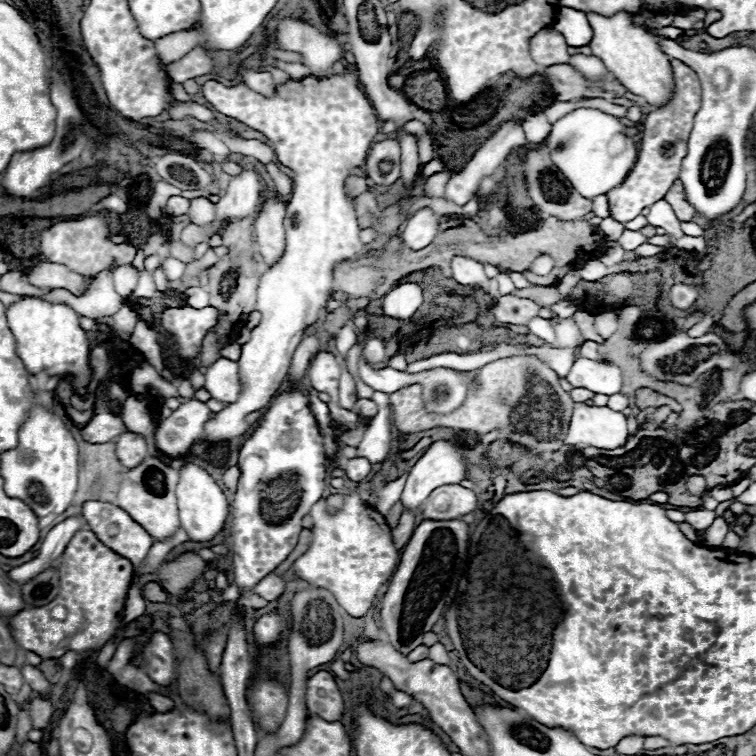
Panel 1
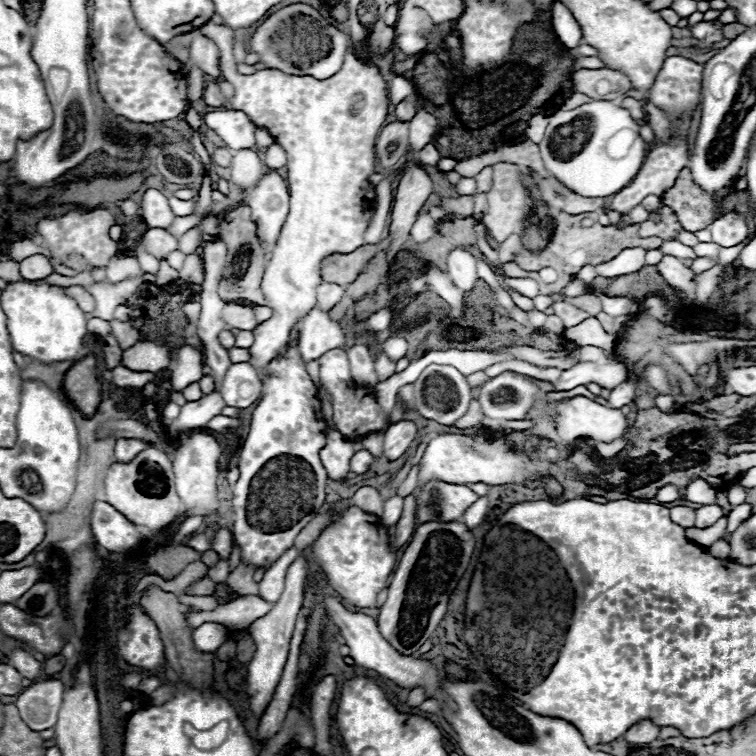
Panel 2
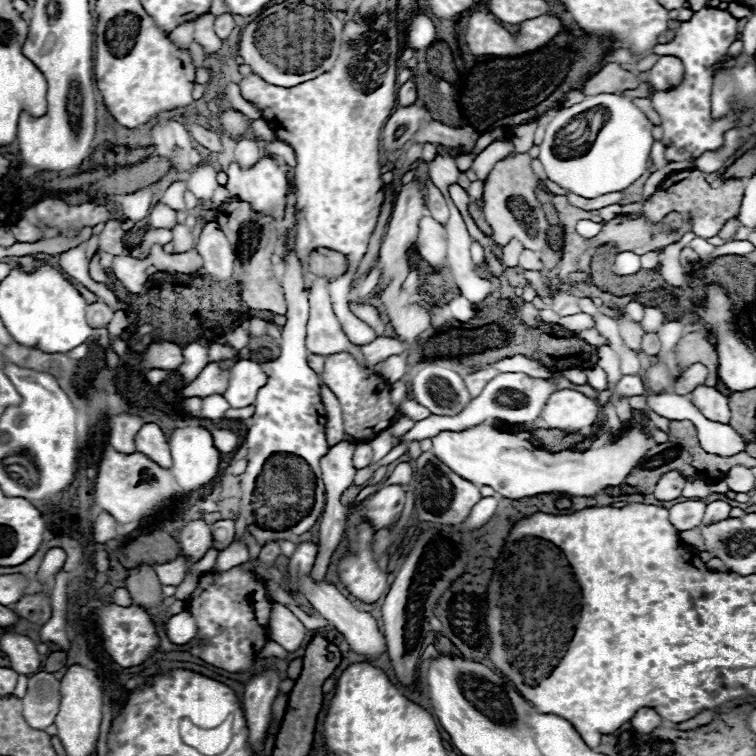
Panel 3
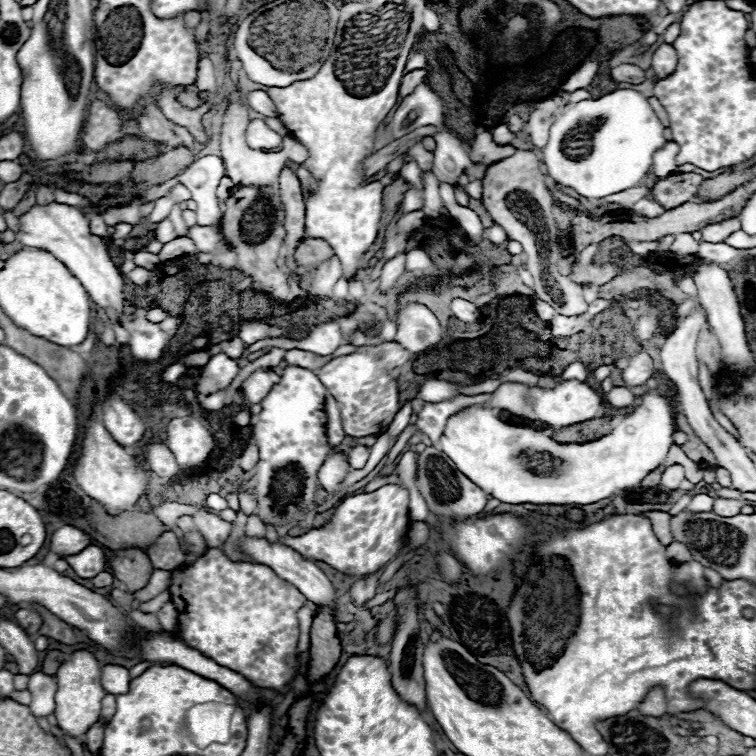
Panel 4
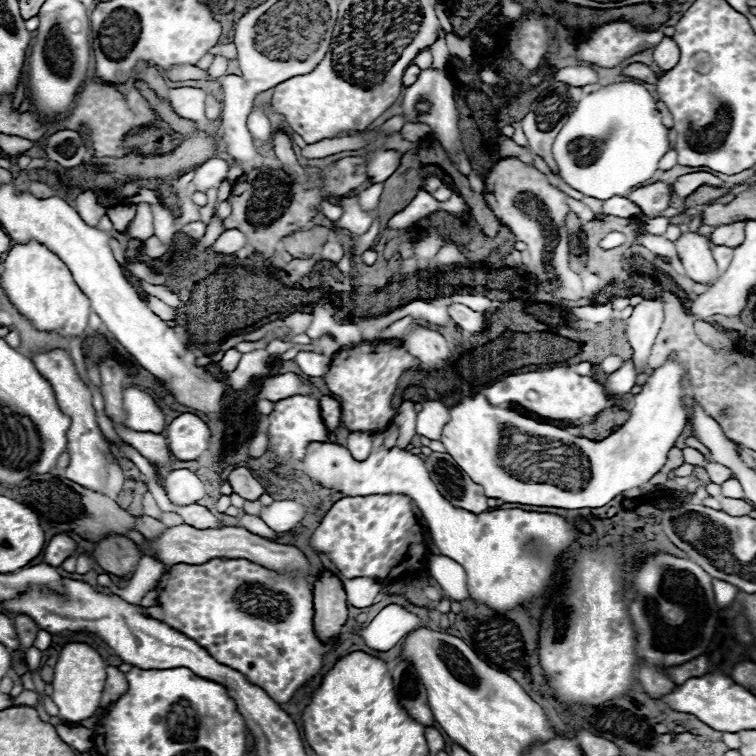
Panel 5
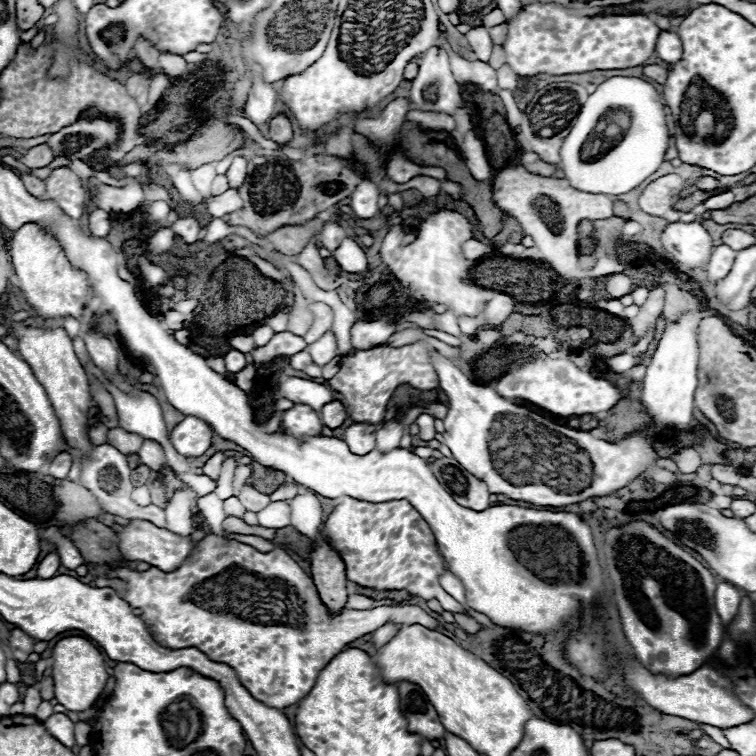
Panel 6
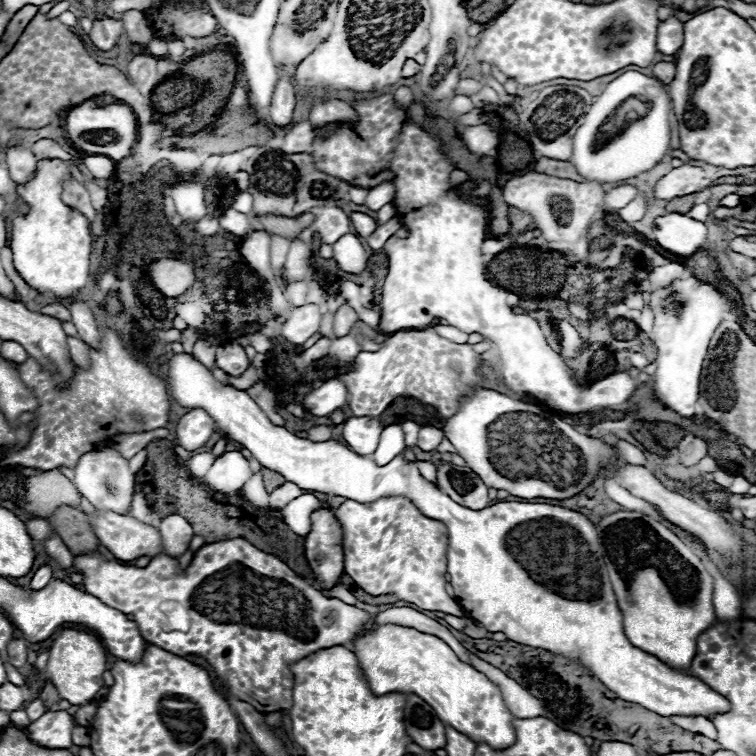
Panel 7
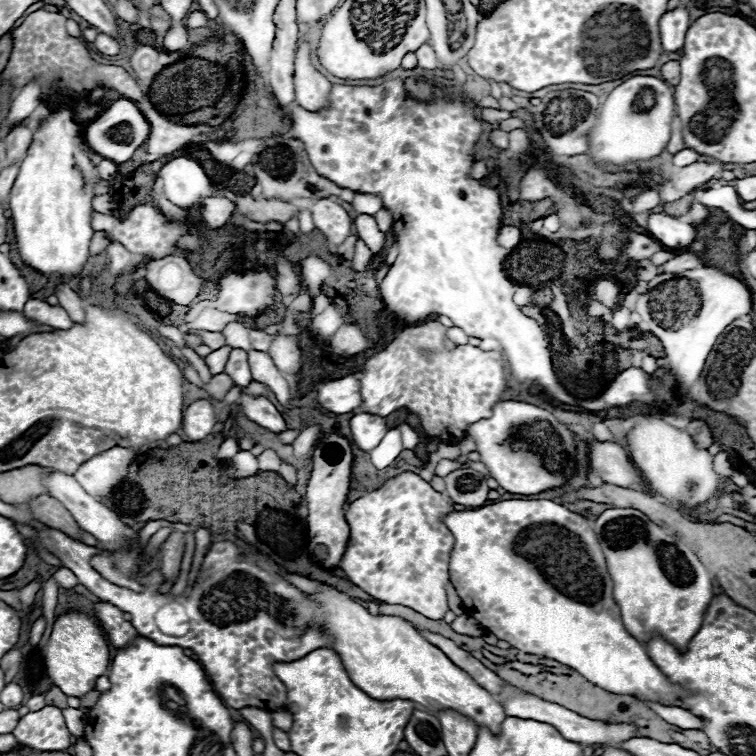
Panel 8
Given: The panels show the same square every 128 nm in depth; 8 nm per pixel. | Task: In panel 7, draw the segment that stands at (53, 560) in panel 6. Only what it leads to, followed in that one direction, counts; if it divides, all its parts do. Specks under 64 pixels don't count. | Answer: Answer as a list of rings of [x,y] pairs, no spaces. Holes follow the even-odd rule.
[[[44,564],[44,566],[40,566],[38,572],[34,574],[34,578],[32,578],[32,582],[30,582],[30,588],[32,588],[32,590],[40,590],[40,588],[44,588],[50,580],[52,580],[52,566]]]

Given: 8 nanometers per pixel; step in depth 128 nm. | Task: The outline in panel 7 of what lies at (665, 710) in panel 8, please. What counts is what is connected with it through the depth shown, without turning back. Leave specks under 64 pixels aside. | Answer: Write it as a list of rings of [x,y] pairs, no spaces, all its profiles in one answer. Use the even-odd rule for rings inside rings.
[[[676,716],[676,718],[672,718],[672,722],[676,722],[684,730],[692,730],[696,734],[704,734],[704,736],[708,736],[712,740],[718,738],[716,728],[714,728],[714,724],[708,718],[700,718],[700,716]]]

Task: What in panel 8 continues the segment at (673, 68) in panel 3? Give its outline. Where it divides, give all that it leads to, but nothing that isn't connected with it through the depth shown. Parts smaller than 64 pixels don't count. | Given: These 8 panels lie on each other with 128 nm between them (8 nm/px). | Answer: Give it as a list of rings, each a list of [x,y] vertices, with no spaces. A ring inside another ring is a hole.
[[[676,8],[660,18],[660,38],[666,52],[676,52],[684,46],[684,36],[690,26],[690,14],[686,8]]]

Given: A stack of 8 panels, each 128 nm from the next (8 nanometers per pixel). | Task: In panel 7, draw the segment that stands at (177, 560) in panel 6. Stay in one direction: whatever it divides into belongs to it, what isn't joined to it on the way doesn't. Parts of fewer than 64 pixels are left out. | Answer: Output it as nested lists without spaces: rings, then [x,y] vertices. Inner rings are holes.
[[[98,510],[98,516],[88,516],[102,546],[118,560],[136,560],[140,556],[156,558],[164,554],[160,530],[132,516]]]

